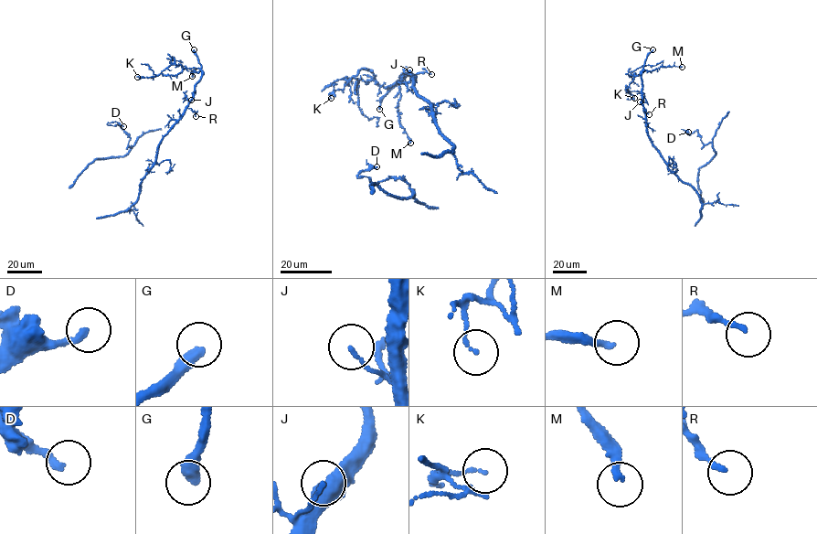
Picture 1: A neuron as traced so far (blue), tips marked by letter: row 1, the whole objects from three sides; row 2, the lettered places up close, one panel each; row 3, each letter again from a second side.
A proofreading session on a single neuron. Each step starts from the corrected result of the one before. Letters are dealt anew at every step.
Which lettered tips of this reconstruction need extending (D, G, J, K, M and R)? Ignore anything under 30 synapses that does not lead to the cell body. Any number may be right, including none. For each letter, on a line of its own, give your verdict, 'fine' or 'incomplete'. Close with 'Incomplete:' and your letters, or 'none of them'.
D: incomplete
G: incomplete
J: fine
K: fine
M: incomplete
R: fine
Incomplete: D, G, M

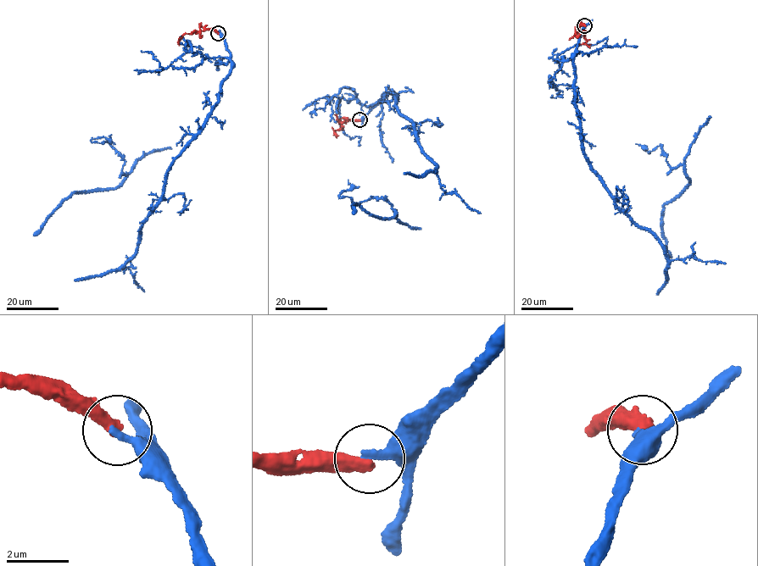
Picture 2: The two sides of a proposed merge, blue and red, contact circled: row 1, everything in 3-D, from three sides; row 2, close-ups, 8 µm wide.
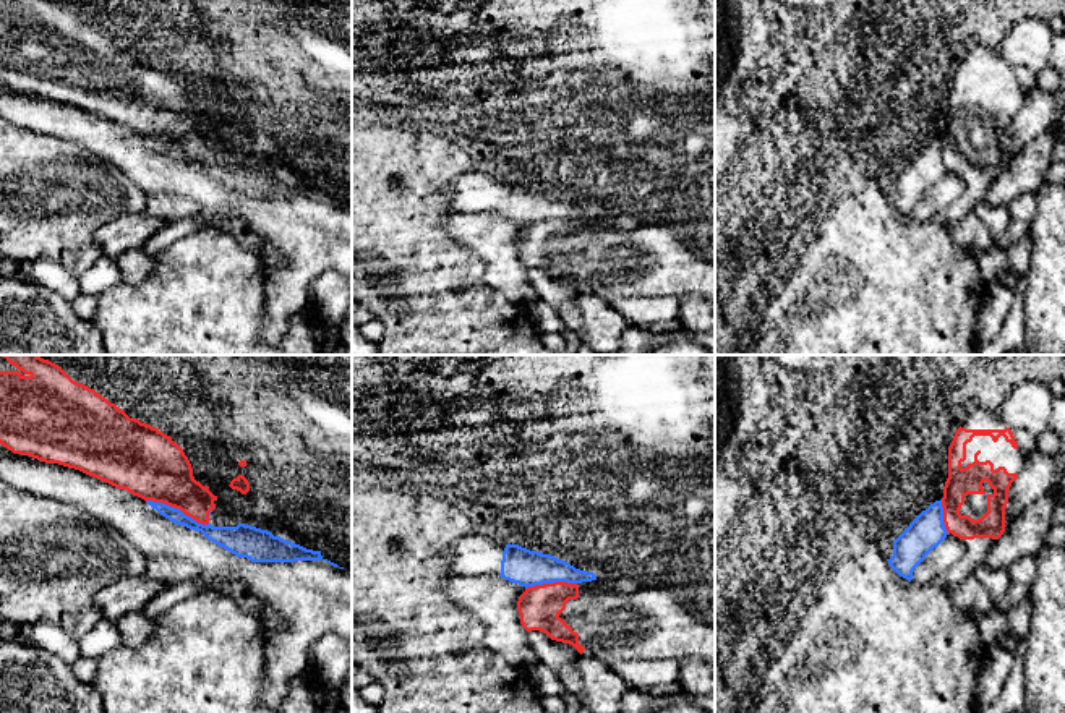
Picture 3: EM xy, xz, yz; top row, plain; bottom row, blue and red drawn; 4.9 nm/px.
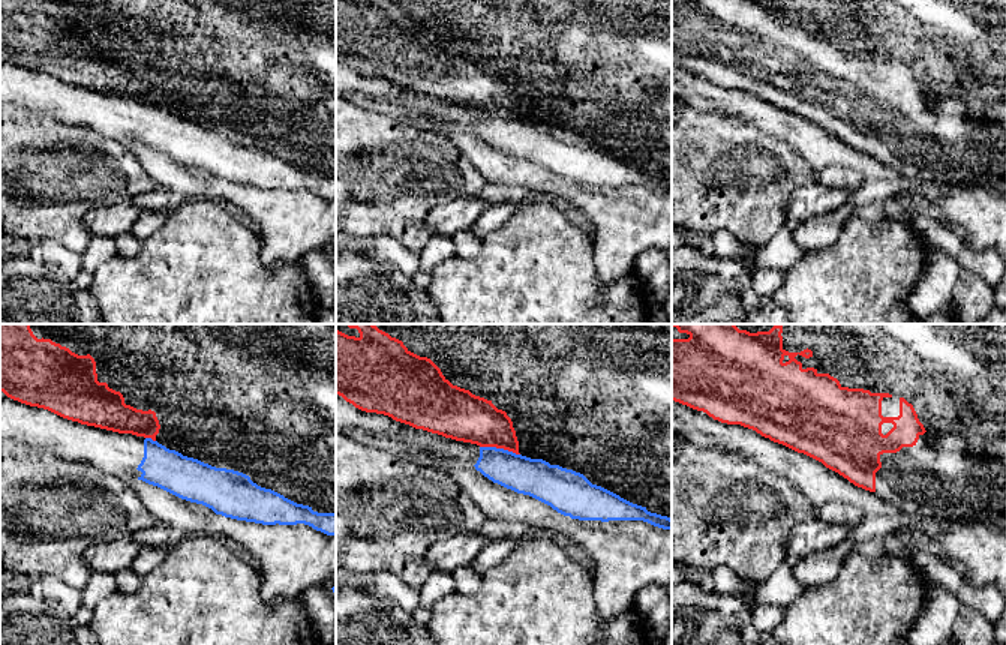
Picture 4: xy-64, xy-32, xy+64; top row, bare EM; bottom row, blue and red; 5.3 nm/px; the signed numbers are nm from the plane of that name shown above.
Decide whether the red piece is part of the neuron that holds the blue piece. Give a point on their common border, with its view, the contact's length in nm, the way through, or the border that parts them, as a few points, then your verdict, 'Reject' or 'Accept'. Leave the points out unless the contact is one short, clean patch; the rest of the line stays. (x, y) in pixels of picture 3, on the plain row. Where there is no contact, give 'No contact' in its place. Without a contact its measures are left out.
Touches blue at xy (177, 146). Shared border 340 nm. Boundary: xy (146, 136), (179, 145), (198, 159), (208, 161). Reject

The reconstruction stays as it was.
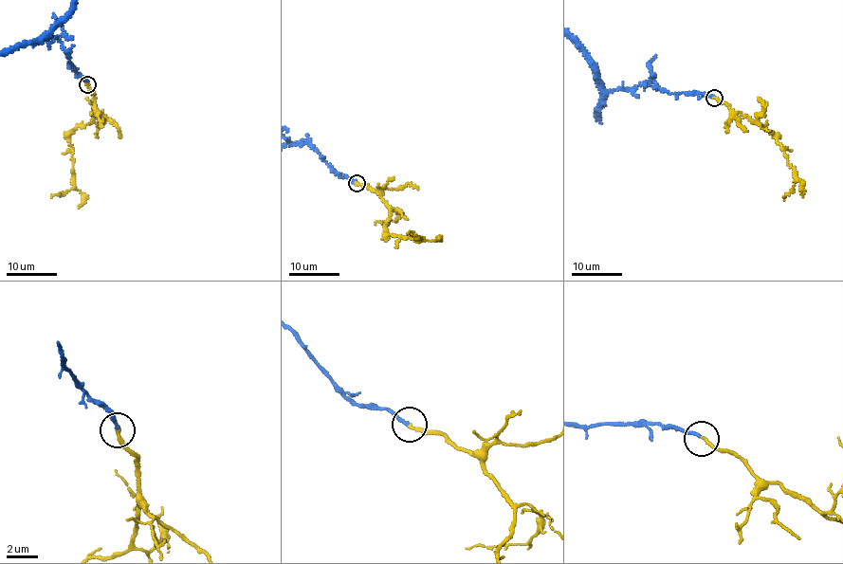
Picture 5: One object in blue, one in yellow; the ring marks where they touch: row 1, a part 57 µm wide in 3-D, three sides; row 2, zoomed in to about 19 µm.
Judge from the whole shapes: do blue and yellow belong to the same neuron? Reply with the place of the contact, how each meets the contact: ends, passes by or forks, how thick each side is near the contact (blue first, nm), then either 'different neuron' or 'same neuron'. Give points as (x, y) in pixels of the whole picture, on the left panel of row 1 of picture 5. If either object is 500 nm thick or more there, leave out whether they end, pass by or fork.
at (87, 84); blue ends there; yellow ends there; 200 nm thick on the blue side, 220 nm on the other; same neuron

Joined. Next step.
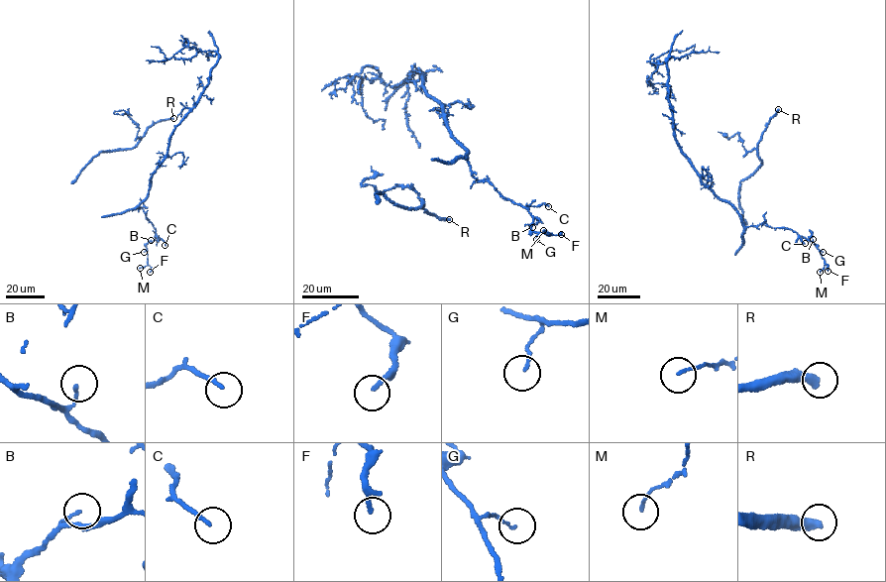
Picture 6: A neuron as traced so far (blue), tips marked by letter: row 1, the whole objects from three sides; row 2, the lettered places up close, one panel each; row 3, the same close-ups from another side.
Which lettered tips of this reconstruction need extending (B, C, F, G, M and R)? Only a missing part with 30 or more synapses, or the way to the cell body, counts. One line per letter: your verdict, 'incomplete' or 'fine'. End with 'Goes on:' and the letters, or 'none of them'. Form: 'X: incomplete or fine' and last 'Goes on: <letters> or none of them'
B: fine
C: fine
F: fine
G: fine
M: fine
R: incomplete
Goes on: R

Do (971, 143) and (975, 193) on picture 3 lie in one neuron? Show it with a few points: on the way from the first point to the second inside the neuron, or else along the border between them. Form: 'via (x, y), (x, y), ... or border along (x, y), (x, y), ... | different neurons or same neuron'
via (976, 156), (976, 180) | same neuron

